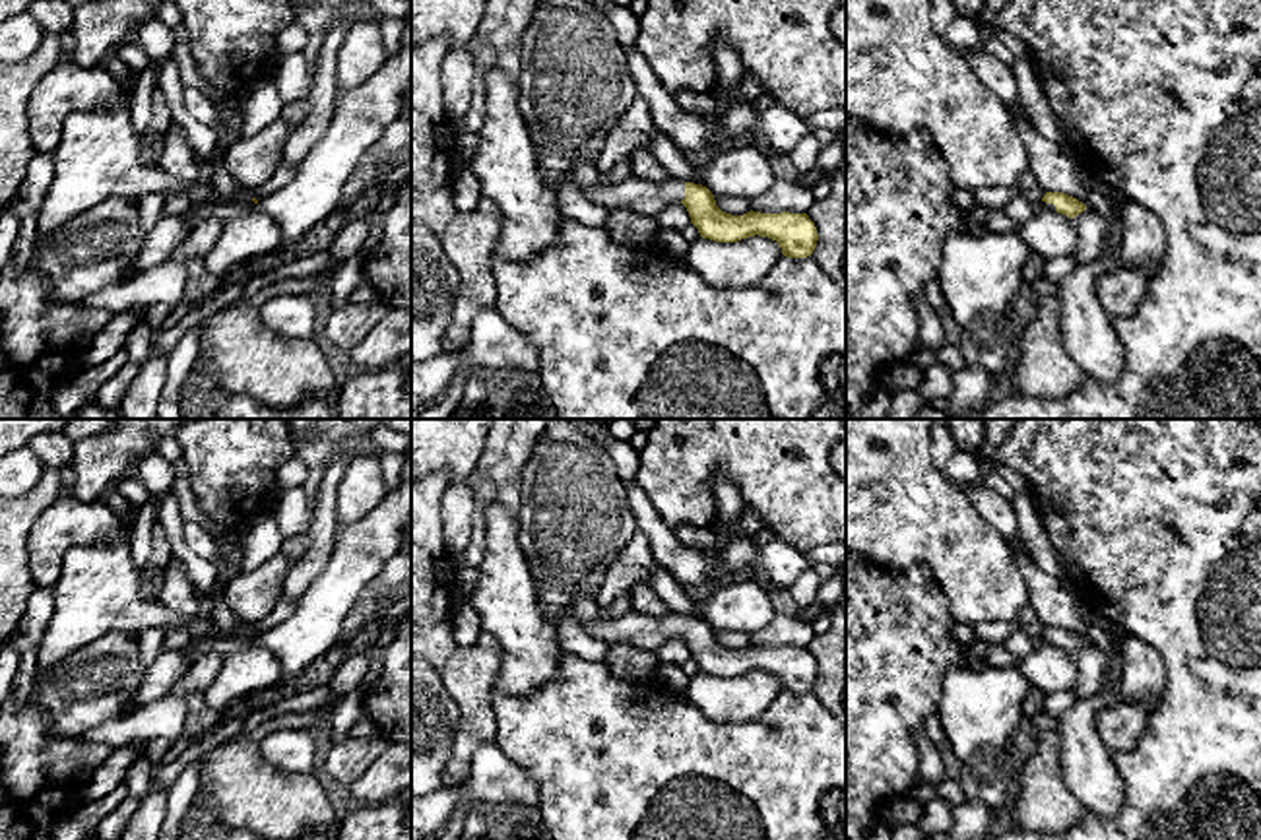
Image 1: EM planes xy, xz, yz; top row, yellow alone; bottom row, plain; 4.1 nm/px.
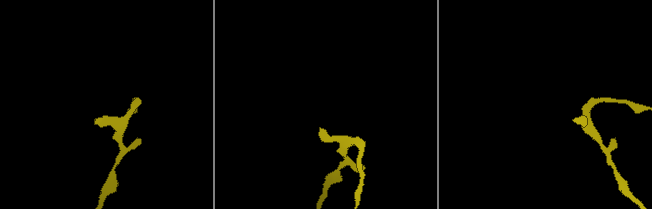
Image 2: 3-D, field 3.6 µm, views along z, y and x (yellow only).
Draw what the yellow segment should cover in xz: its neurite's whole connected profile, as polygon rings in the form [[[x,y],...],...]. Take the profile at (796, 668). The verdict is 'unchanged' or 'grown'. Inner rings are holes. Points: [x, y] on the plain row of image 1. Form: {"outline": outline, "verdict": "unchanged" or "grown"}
{"outline": [[[630,611],[619,619],[580,621],[582,629],[611,644],[629,644],[658,650],[671,638],[683,638],[691,658],[702,673],[716,677],[737,677],[749,671],[768,671],[778,677],[788,693],[807,693],[813,689],[819,669],[807,648],[760,648],[747,646],[731,650],[716,640],[714,629],[695,617],[667,613],[660,619]]], "verdict": "grown"}

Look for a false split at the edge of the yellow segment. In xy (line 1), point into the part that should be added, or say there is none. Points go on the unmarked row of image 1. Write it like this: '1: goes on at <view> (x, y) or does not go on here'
1: does not go on here

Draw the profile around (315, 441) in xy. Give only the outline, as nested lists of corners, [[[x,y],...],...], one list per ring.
[[[285,419],[295,442],[295,456],[308,469],[305,491],[316,501],[318,485],[332,464],[332,454],[353,435],[388,427],[411,438],[411,419]]]

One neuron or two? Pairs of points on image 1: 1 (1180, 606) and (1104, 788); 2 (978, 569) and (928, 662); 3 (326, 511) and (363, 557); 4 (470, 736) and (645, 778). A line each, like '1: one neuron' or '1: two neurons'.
1: two neurons
2: two neurons
3: two neurons
4: two neurons

